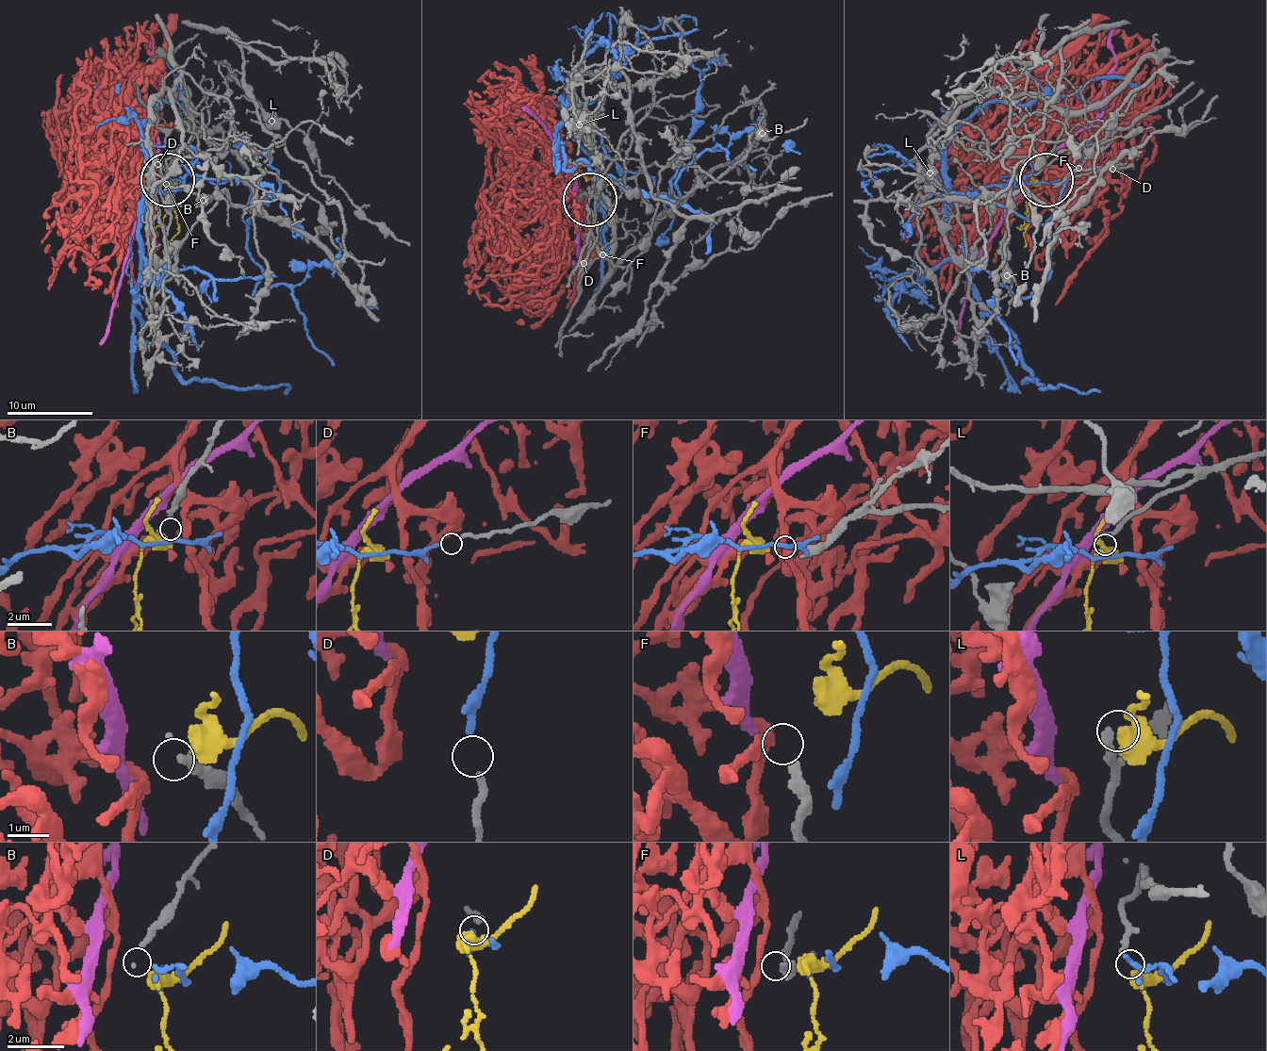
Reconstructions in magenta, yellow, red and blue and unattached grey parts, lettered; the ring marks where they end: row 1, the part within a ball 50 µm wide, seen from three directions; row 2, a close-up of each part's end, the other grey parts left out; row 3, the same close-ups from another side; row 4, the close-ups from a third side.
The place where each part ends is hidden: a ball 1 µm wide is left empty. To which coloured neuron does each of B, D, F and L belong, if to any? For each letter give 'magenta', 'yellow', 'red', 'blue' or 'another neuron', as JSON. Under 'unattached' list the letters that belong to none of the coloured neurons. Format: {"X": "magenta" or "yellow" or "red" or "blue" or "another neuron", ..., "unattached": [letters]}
{"B": "another neuron", "D": "blue", "F": "another neuron", "L": "yellow", "unattached": ["B", "F"]}

